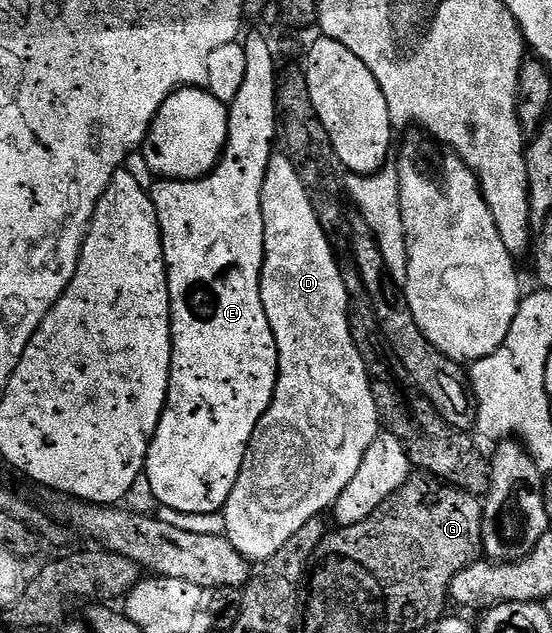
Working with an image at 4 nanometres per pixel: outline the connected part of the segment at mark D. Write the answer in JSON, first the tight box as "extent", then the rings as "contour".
{"extent":[223,152,383,564],"contour":[[[285,152],[274,153],[273,159],[267,164],[267,176],[263,180],[261,189],[261,203],[263,204],[263,232],[265,233],[265,259],[261,269],[261,295],[263,296],[263,308],[267,312],[267,320],[271,324],[271,332],[275,336],[277,345],[277,383],[271,404],[267,412],[259,420],[255,432],[249,441],[249,447],[243,460],[243,468],[239,472],[239,480],[235,480],[235,488],[231,488],[231,496],[227,500],[223,517],[225,517],[225,530],[228,540],[235,544],[235,548],[253,564],[264,564],[303,524],[307,524],[312,518],[324,515],[339,500],[343,488],[355,480],[355,472],[359,472],[359,464],[363,464],[363,456],[367,456],[367,448],[377,439],[383,423],[377,415],[375,408],[375,396],[371,392],[369,373],[363,364],[363,356],[359,356],[359,348],[351,336],[349,327],[349,303],[351,290],[345,287],[345,278],[337,267],[337,258],[333,255],[334,243],[331,241],[325,229],[321,226],[321,219],[317,217],[317,210],[313,207],[313,198],[309,190],[303,184],[303,180],[297,171],[297,165],[292,157]]]}

